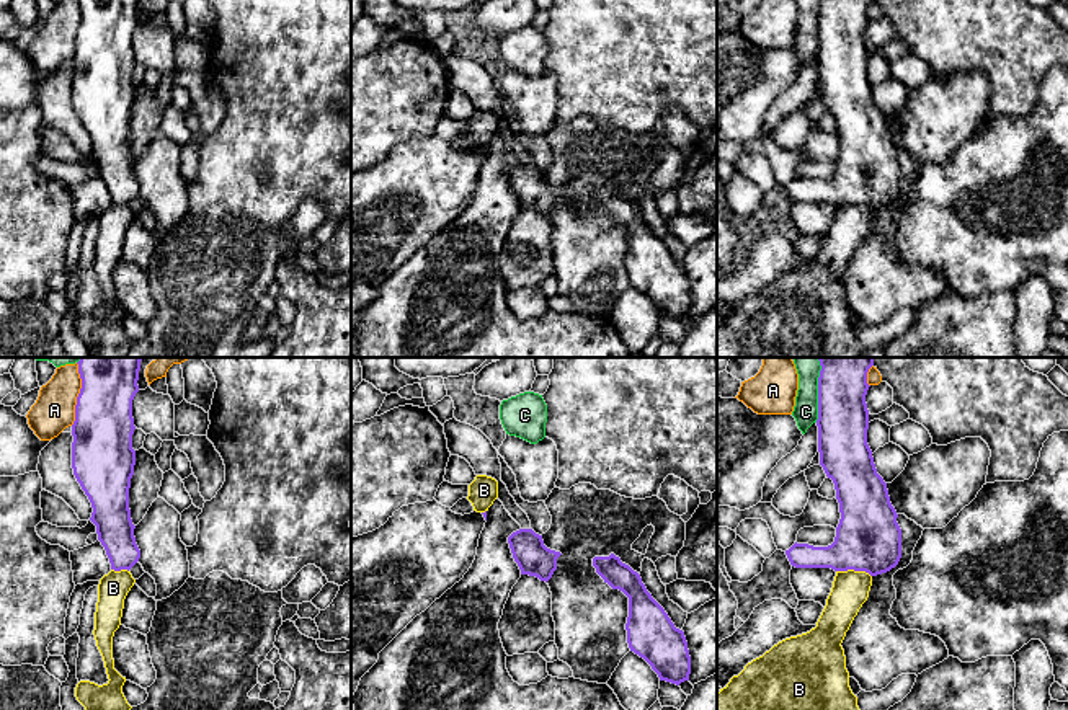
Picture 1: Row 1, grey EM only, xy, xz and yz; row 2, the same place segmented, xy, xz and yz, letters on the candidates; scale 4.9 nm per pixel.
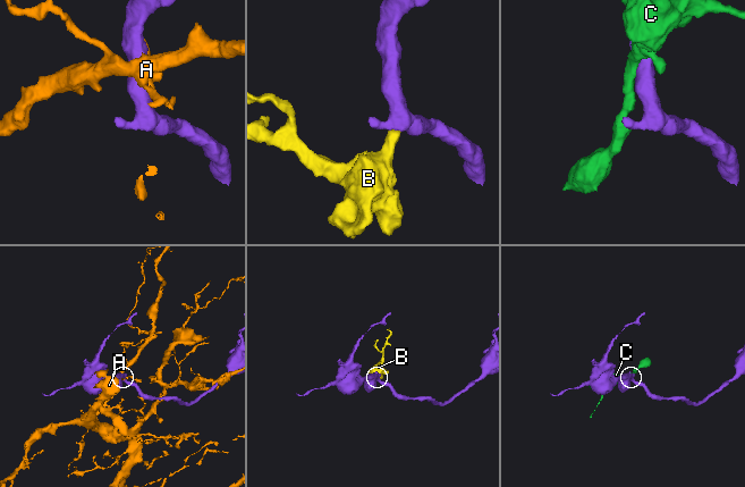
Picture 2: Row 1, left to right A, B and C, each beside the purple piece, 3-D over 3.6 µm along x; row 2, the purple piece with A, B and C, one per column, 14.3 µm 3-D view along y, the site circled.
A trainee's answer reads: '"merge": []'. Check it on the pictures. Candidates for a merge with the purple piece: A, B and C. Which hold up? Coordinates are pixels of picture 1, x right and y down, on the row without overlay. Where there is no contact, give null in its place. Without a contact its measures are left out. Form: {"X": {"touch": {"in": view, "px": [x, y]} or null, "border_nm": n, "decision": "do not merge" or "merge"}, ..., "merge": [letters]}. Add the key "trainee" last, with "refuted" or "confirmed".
{"A": {"touch": {"in": "xy", "px": [79, 30]}, "border_nm": 300, "decision": "do not merge"}, "B": {"touch": {"in": "yz", "px": [854, 204]}, "border_nm": 180, "decision": "do not merge"}, "C": {"touch": {"in": "yz", "px": [818, 28]}, "border_nm": 280, "decision": "do not merge"}, "merge": [], "trainee": "confirmed"}

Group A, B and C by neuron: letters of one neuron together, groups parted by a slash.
A / B / C

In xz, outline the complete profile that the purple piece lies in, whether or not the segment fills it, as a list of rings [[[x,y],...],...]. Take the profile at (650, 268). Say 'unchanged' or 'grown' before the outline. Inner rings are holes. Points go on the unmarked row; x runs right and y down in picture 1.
unchanged; [[[594,191],[596,207],[612,224],[629,232],[625,258],[630,286],[643,292],[660,315],[679,320],[689,315],[691,291],[684,266],[676,263],[665,243],[647,225],[642,212],[619,191]]]

